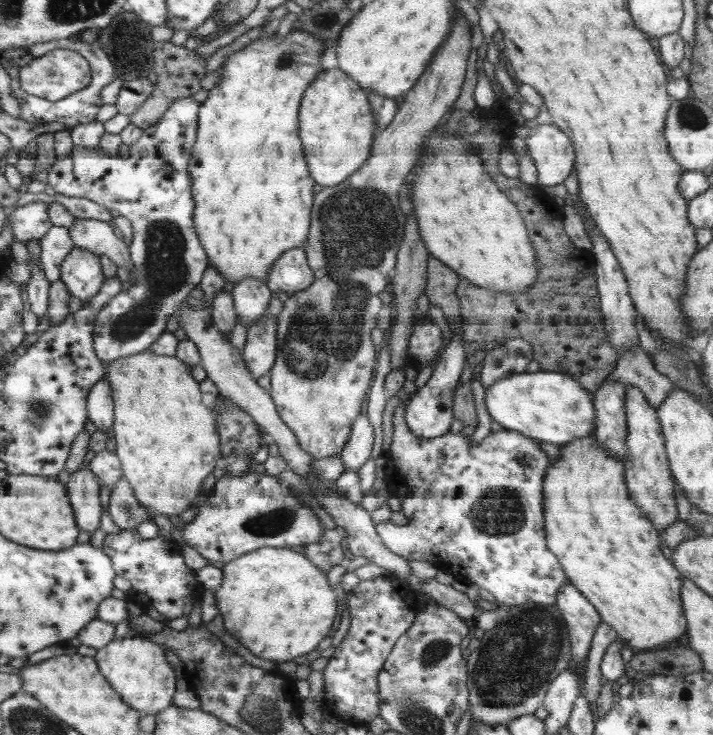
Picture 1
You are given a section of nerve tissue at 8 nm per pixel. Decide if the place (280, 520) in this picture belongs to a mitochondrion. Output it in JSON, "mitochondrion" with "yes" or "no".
{"mitochondrion":"yes"}

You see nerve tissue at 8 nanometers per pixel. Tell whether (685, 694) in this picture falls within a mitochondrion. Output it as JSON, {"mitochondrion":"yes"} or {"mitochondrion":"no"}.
{"mitochondrion":"no"}

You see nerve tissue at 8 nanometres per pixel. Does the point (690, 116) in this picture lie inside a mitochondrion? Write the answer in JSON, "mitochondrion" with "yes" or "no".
{"mitochondrion":"yes"}

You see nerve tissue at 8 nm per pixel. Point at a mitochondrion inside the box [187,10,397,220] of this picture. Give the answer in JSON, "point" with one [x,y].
{"point":[287,59]}

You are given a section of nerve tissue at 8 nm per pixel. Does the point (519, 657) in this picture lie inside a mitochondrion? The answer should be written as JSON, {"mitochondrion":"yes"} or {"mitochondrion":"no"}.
{"mitochondrion":"yes"}

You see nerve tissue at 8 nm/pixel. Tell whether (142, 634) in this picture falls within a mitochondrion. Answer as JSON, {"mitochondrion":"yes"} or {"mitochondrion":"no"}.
{"mitochondrion":"no"}

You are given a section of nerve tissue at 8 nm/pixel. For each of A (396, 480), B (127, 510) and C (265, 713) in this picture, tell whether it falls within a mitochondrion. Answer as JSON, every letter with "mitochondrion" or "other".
{"A":"other","B":"mitochondrion","C":"mitochondrion"}

